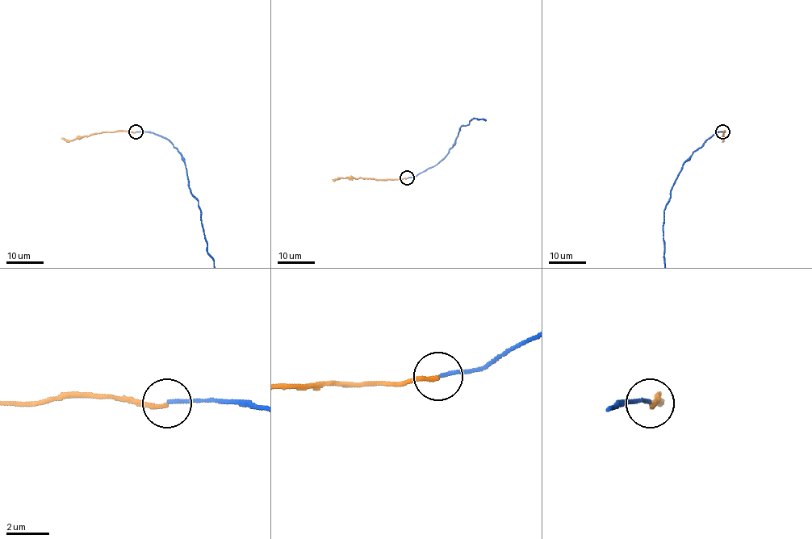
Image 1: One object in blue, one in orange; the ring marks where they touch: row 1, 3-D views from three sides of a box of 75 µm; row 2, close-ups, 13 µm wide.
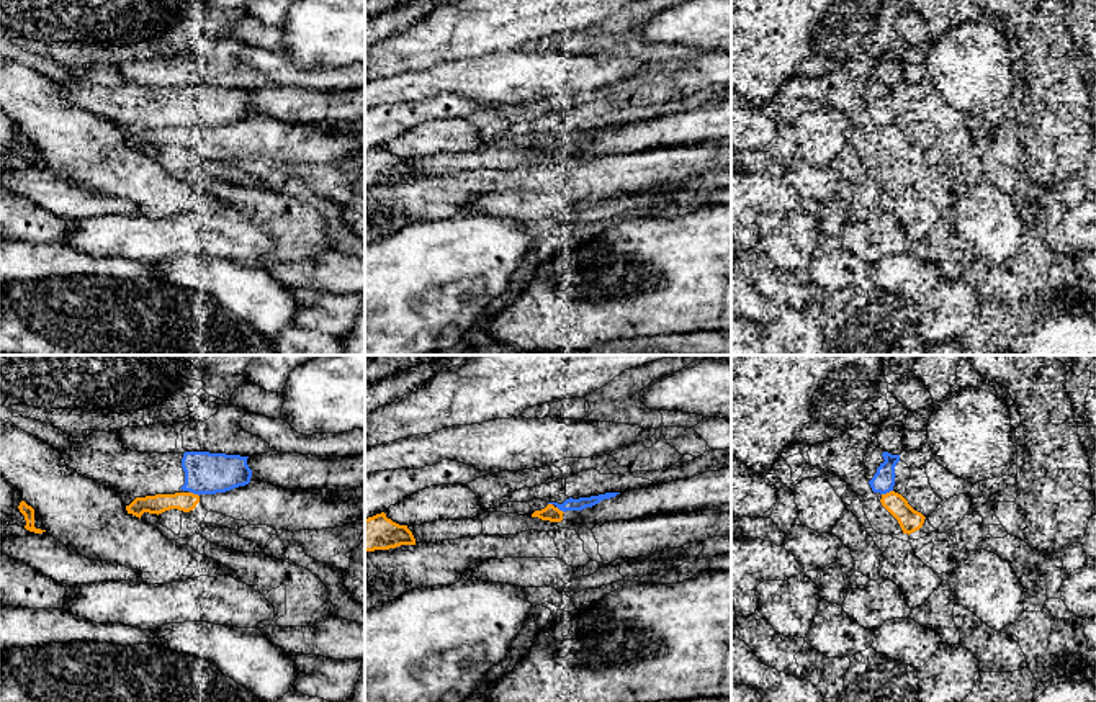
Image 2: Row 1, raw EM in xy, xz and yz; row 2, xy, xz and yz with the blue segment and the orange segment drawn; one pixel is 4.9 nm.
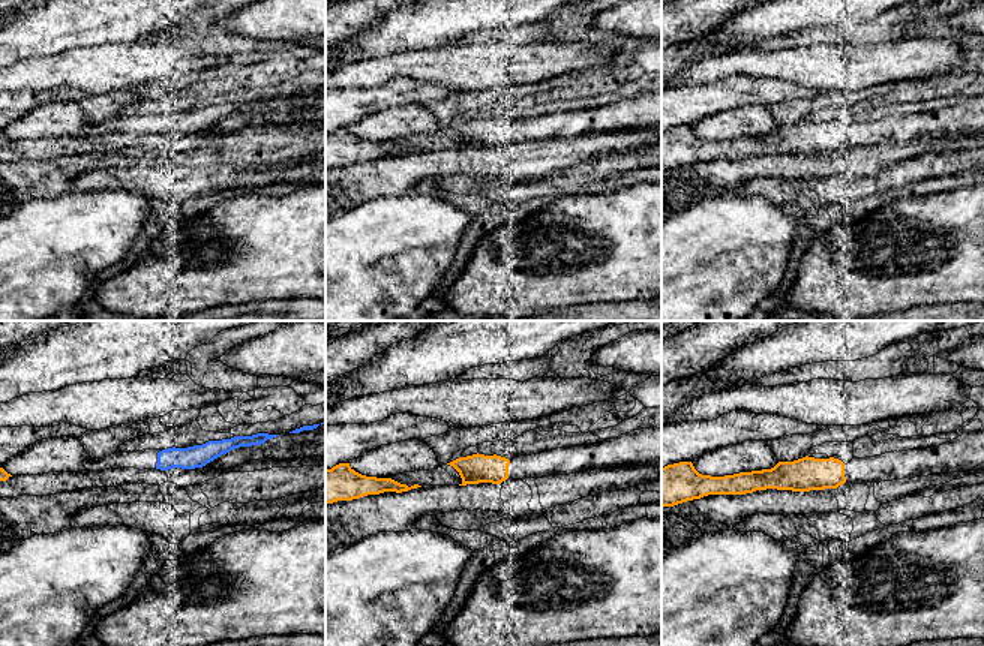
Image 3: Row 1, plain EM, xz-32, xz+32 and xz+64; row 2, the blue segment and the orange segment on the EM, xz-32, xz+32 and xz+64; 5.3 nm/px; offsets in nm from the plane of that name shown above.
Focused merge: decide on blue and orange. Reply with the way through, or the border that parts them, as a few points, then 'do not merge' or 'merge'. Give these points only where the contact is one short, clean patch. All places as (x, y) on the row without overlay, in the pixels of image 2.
do not merge

